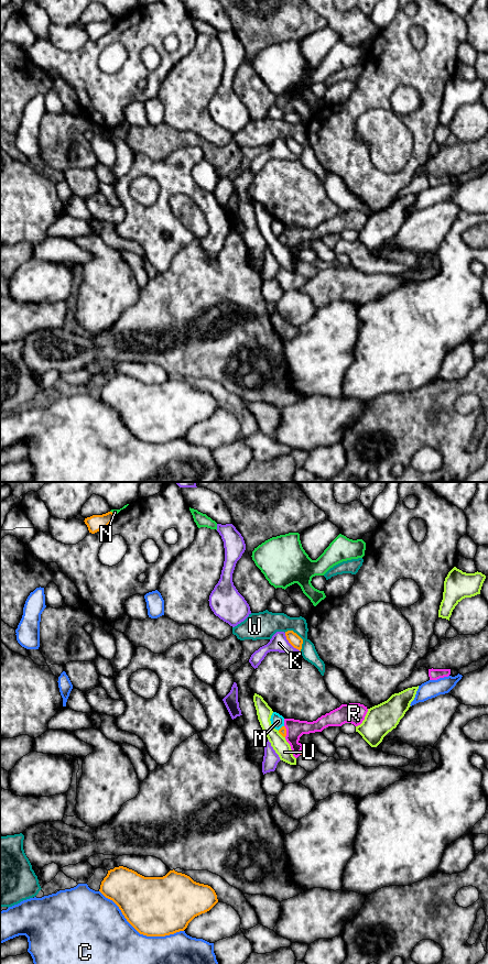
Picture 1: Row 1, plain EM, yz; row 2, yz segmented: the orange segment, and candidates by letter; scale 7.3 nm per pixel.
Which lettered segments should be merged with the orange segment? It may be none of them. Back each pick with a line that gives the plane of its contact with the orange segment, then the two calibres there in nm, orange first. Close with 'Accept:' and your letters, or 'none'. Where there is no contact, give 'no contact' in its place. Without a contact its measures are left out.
Accept: none

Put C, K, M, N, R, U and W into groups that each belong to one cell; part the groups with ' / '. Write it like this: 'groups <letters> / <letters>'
groups C / K / M / N / R / U / W

